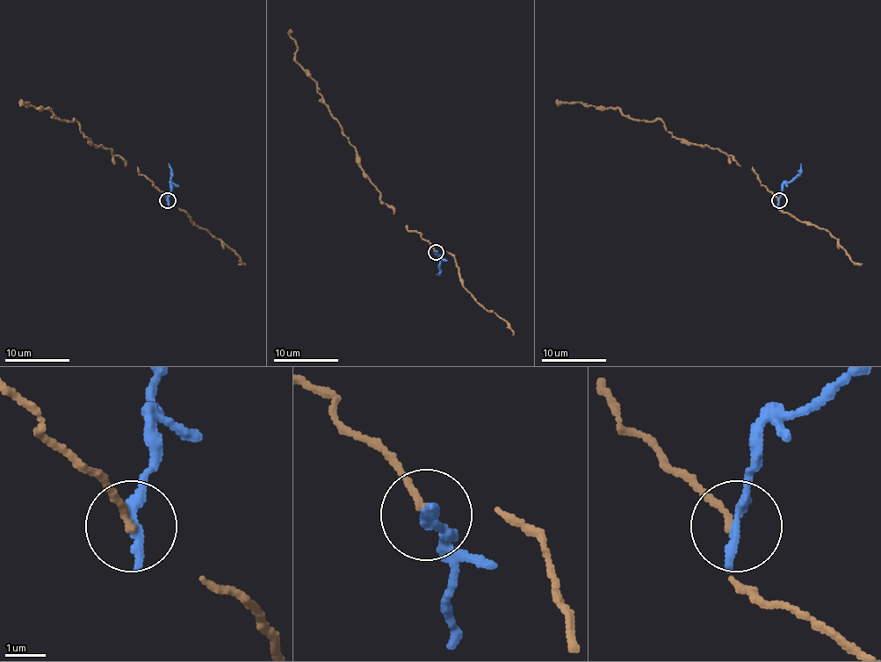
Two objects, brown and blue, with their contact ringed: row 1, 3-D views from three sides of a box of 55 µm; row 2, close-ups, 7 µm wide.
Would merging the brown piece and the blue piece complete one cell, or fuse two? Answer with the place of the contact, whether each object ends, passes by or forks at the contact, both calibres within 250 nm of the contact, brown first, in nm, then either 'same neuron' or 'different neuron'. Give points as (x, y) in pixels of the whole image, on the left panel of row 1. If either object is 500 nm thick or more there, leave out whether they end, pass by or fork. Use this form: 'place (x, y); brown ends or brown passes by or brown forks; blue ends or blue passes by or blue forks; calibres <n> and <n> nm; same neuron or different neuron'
place (167, 200); brown ends; blue ends; calibres 170 and 320 nm; different neuron

